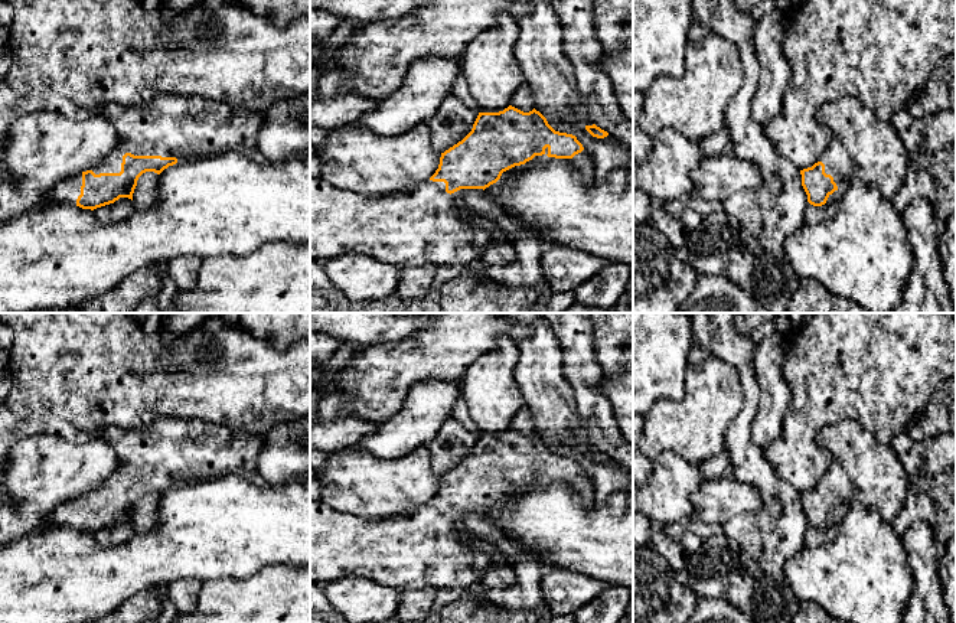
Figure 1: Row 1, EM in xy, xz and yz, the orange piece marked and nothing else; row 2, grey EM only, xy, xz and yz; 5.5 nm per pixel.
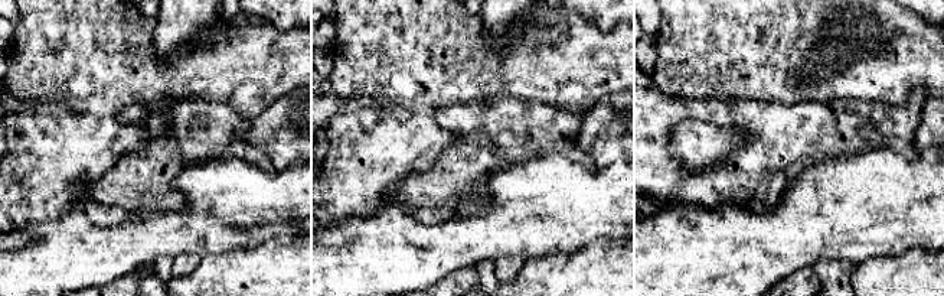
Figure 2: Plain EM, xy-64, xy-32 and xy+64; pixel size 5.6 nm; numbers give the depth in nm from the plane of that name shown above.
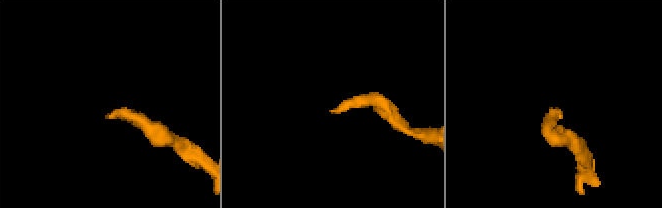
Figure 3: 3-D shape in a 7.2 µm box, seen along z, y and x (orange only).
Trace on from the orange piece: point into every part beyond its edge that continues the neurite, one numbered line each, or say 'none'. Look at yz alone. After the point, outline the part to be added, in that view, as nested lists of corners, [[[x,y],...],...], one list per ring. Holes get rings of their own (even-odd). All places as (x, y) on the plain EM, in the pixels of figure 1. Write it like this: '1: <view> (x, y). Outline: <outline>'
1: yz (862, 469). Outline: [[[855,420],[825,425],[818,443],[831,457],[819,485],[838,512],[859,503],[893,525],[910,490],[910,474],[893,447]]]

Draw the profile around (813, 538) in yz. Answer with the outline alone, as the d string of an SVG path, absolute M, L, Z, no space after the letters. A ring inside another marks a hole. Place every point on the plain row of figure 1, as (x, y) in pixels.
M839 512L835 513L832 518L829 518L826 526L822 529L813 529L809 526L806 531L805 539L803 539L803 547L818 548L818 547L823 547L829 544L831 541L833 541L833 538L839 532L841 516L842 515Z

